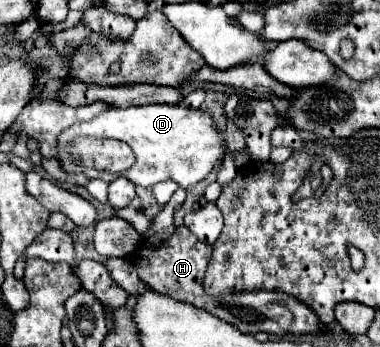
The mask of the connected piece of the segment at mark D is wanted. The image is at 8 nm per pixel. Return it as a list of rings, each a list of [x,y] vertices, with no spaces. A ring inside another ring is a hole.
[[[148,104],[116,108],[98,114],[90,122],[72,124],[60,134],[60,148],[74,136],[94,136],[94,138],[116,138],[126,142],[136,162],[132,168],[122,172],[136,186],[150,188],[164,180],[174,180],[182,188],[190,188],[202,182],[214,168],[218,160],[224,158],[224,138],[218,132],[214,118],[202,110],[190,110],[184,104]]]

